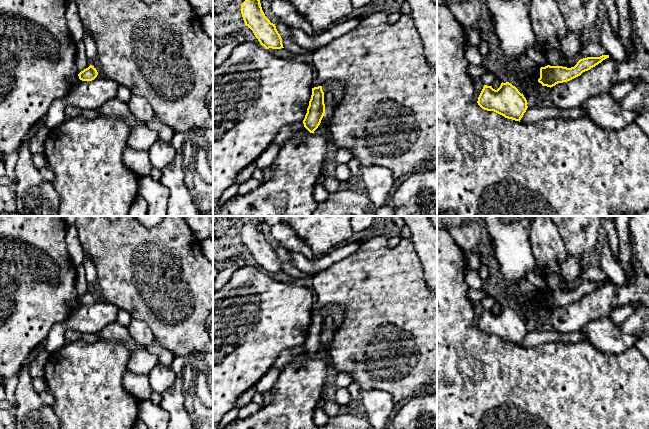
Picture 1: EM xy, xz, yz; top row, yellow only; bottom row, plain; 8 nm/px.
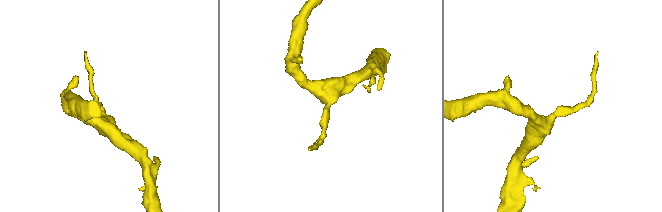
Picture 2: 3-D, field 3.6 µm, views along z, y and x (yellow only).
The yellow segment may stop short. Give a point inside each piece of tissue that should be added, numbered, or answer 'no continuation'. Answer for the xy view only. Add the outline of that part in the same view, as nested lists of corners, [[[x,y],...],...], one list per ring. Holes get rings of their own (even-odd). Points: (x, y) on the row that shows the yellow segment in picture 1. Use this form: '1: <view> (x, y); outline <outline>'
no continuation

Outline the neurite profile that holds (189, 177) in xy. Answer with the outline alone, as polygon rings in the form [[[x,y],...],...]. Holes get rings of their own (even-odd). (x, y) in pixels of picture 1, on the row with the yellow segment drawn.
[[[213,129],[174,132],[169,143],[176,156],[159,180],[169,190],[168,216],[213,216]]]

